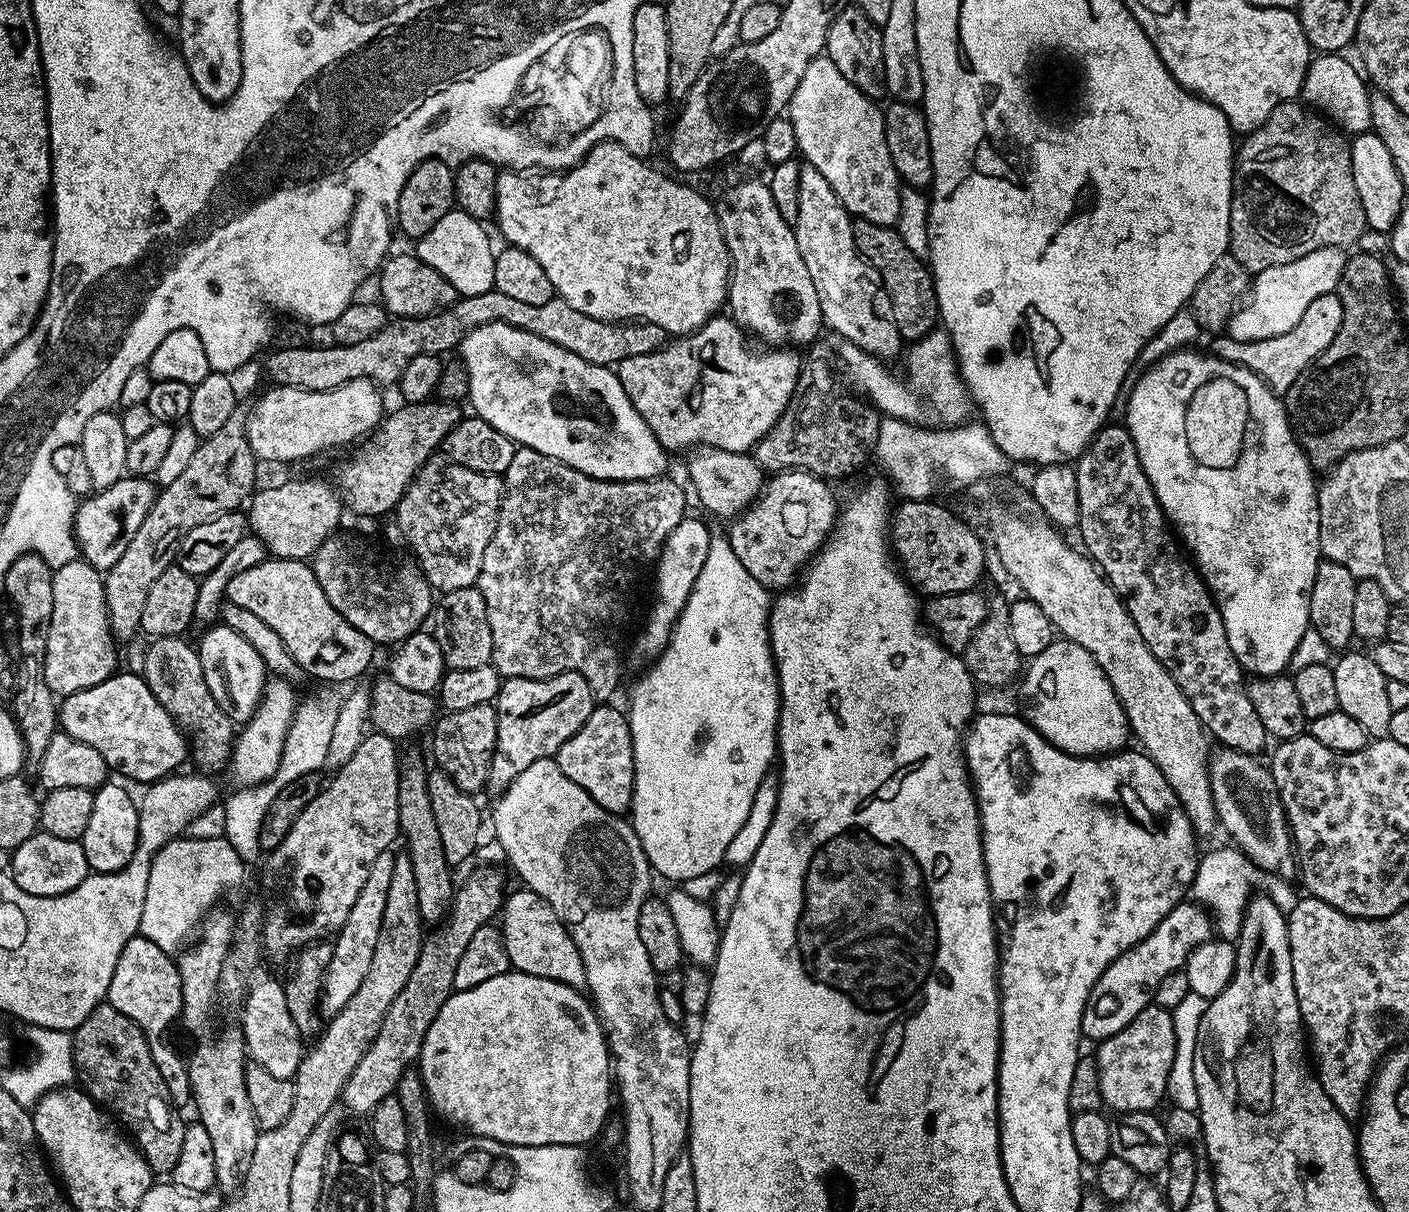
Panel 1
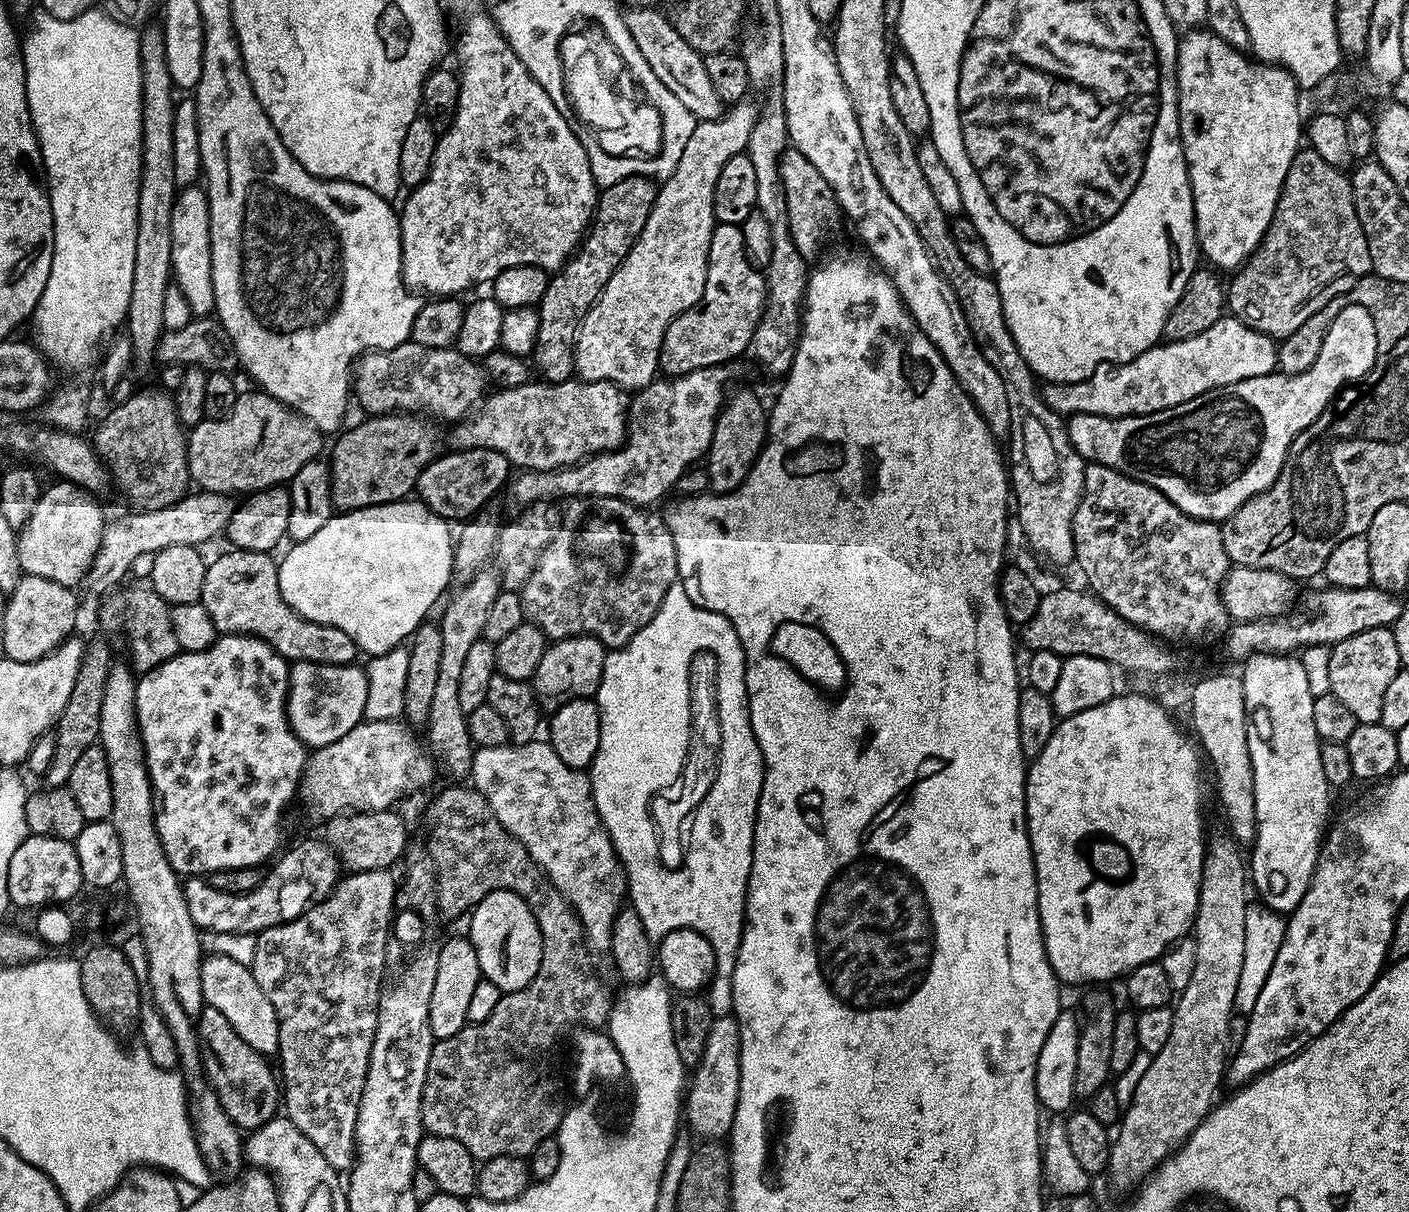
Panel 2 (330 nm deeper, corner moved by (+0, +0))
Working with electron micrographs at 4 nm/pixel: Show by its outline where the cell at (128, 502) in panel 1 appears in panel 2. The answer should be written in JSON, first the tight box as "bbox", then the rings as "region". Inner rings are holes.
{"bbox":[16,479,106,589],"region":[[[57,479],[43,489],[34,506],[34,514],[25,522],[24,527],[19,529],[16,541],[18,542],[18,562],[22,562],[22,570],[25,576],[37,576],[38,578],[50,578],[50,582],[58,582],[62,586],[75,589],[76,584],[85,583],[85,573],[93,556],[102,542],[102,534],[106,523],[106,516],[100,509],[100,504],[95,495],[85,492],[79,484],[72,484],[69,480]]]}

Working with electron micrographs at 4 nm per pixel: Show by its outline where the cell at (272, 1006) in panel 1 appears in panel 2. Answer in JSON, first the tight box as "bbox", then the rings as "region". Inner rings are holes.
{"bbox":[200,954,280,1058],"region":[[[215,954],[205,955],[203,962],[200,977],[202,978],[202,994],[205,1005],[219,1010],[225,1016],[226,1022],[230,1022],[230,1026],[234,1026],[234,1030],[238,1030],[238,1038],[242,1038],[242,1042],[246,1042],[246,1046],[250,1046],[255,1052],[262,1053],[265,1058],[275,1057],[280,1051],[278,1014],[274,1014],[274,1006],[271,1004],[270,998],[266,998],[266,994],[262,994],[262,986],[258,986],[258,982],[254,982],[251,967],[242,962],[234,962],[234,958],[229,956],[217,956]]]}

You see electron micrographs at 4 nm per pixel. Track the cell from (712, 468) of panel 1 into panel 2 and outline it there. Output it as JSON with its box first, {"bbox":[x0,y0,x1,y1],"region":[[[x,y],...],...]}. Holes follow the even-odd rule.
{"bbox":[451,378,630,472],"region":[[[573,378],[570,380],[563,380],[561,383],[549,384],[547,382],[541,382],[535,380],[529,381],[527,384],[523,384],[518,387],[510,387],[497,389],[496,393],[487,395],[483,404],[479,407],[479,410],[470,417],[459,421],[453,428],[452,432],[452,444],[451,447],[456,450],[462,449],[490,449],[498,450],[505,458],[507,458],[509,465],[517,467],[521,471],[532,472],[553,472],[559,468],[565,468],[572,464],[579,463],[581,460],[587,459],[589,456],[596,455],[600,452],[612,451],[618,447],[621,447],[624,441],[627,439],[627,418],[628,418],[628,406],[630,403],[629,395],[625,389],[618,387],[614,383],[606,382],[590,382],[588,380],[581,380],[579,378]]]}

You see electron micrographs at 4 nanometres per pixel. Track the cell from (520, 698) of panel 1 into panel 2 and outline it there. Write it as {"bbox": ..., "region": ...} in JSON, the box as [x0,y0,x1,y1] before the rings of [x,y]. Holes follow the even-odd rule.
{"bbox":[530,636,607,714],"region":[[[571,636],[549,643],[530,681],[541,709],[551,714],[558,711],[567,700],[595,697],[596,691],[604,683],[602,670],[607,657],[604,643],[593,636]]]}

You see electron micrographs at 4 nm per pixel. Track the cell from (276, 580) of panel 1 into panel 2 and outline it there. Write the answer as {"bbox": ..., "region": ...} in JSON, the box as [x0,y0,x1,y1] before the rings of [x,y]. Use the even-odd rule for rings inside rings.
{"bbox":[200,551,358,664],"region":[[[227,551],[208,564],[206,582],[202,582],[200,603],[214,621],[217,633],[256,636],[259,640],[265,640],[279,656],[289,662],[305,660],[315,664],[350,664],[357,659],[355,656],[358,656],[358,649],[350,634],[334,626],[310,622],[305,616],[294,611],[286,602],[286,598],[282,598],[282,590],[278,586],[278,564],[269,553]]]}

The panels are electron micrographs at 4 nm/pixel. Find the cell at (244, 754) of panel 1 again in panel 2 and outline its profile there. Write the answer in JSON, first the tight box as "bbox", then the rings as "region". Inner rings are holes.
{"bbox":[288,661,368,749],"region":[[[295,661],[288,670],[288,721],[294,734],[309,749],[338,742],[364,720],[368,673],[350,664],[315,664]]]}

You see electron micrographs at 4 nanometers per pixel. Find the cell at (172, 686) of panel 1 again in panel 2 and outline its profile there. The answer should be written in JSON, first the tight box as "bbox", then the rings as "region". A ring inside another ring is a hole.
{"bbox":[98,586,179,674],"region":[[[148,586],[122,589],[111,591],[102,600],[104,602],[98,610],[98,622],[101,628],[110,634],[124,626],[131,667],[135,673],[143,674],[179,655],[178,638],[175,637],[169,616],[171,605]]]}

